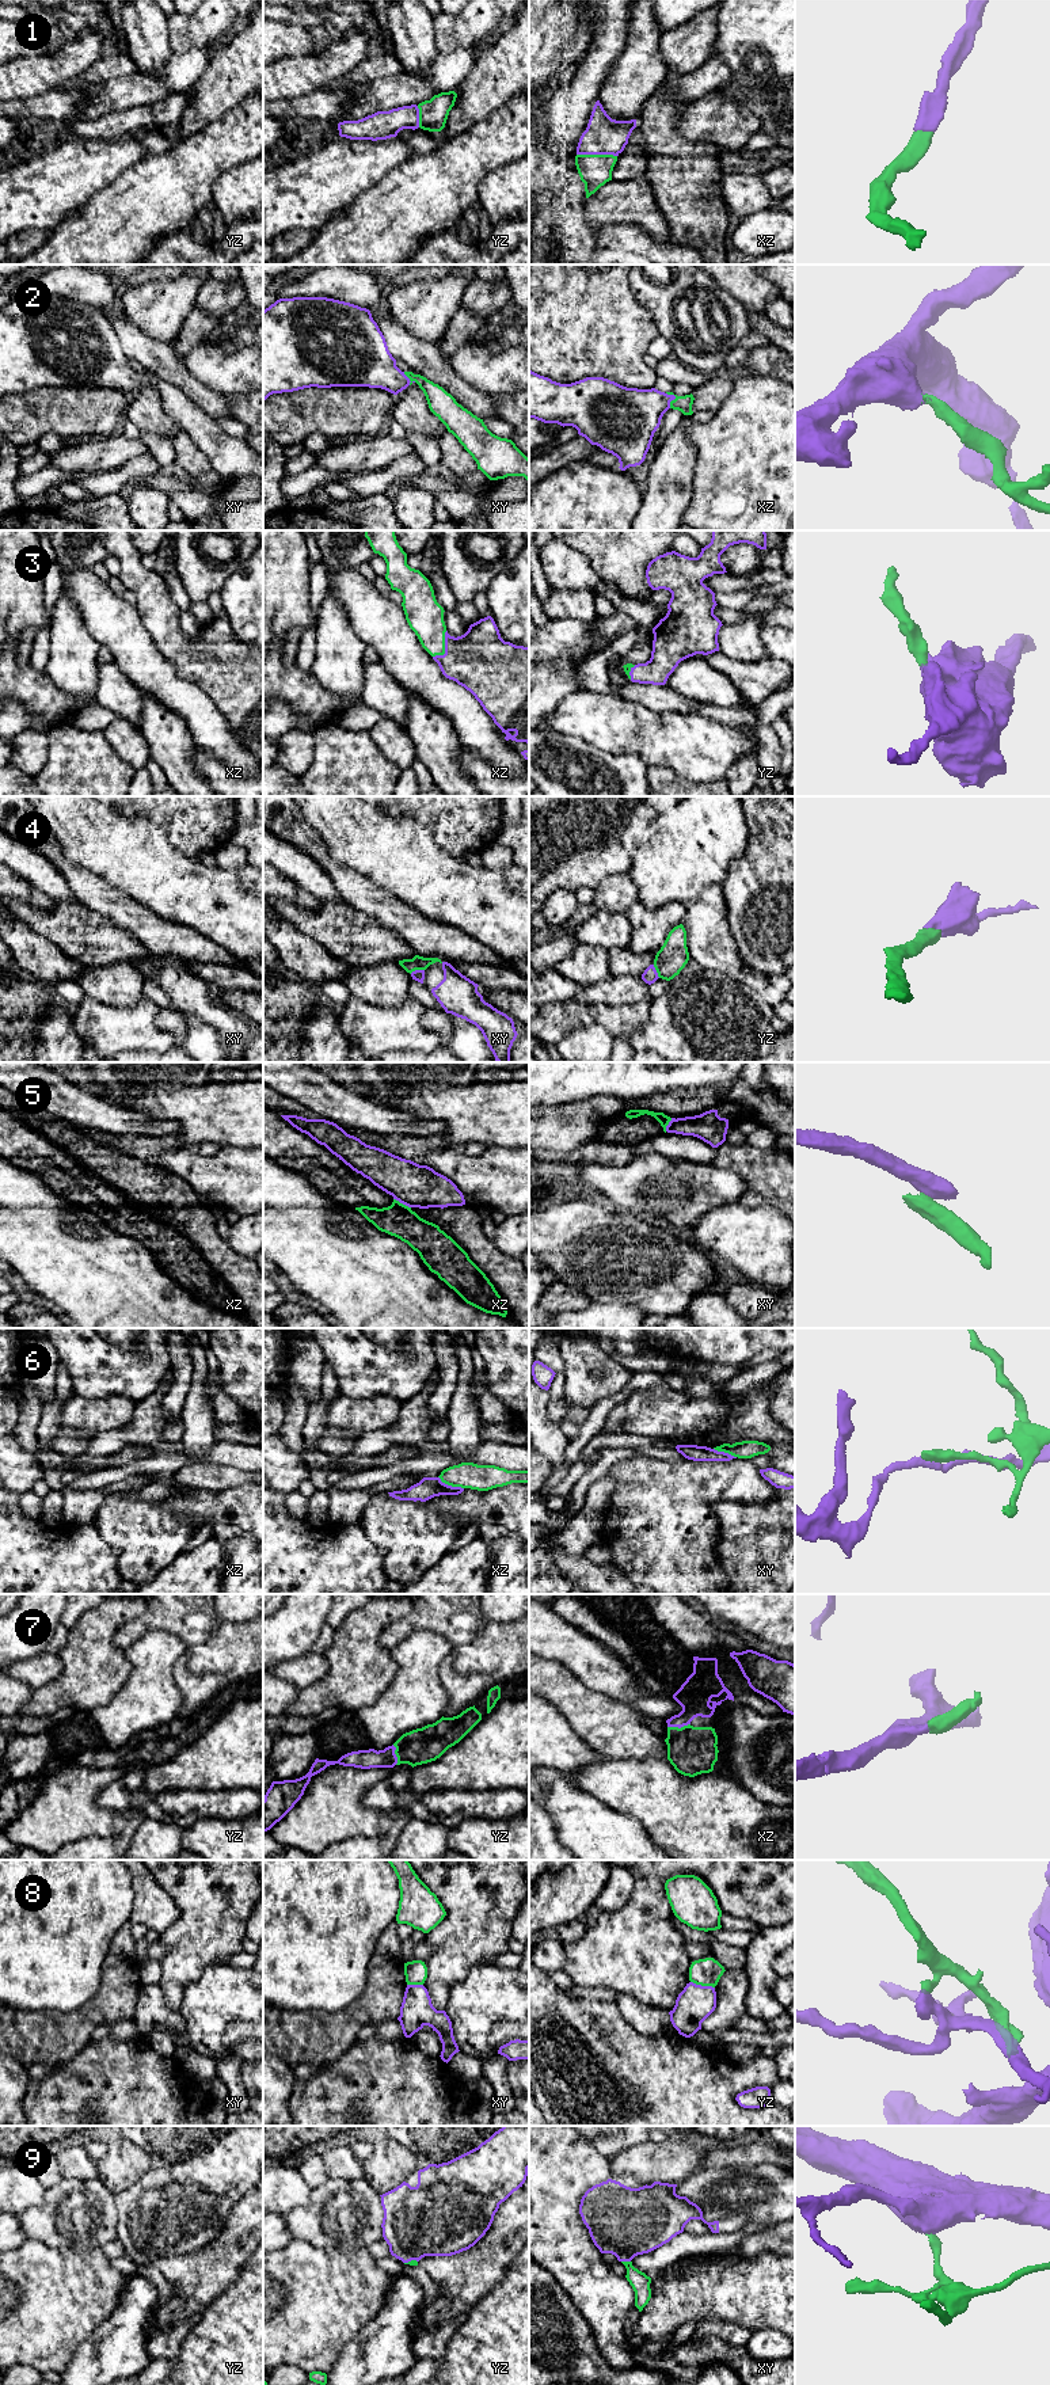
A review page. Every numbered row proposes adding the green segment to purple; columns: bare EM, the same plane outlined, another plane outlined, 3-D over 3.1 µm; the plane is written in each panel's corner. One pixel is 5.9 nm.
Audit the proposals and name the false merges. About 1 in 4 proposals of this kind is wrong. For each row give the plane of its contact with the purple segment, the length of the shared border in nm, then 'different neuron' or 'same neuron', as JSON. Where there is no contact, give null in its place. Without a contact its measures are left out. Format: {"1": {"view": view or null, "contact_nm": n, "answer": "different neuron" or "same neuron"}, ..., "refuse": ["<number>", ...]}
{"1": {"view": "xz", "contact_nm": 240, "answer": "same neuron"}, "2": {"view": "xz", "contact_nm": 100, "answer": "same neuron"}, "3": {"view": "xz", "contact_nm": 180, "answer": "same neuron"}, "4": {"view": "xy", "contact_nm": 90, "answer": "same neuron"}, "5": {"view": "xz", "contact_nm": 120, "answer": "different neuron"}, "6": {"view": "xz", "contact_nm": 170, "answer": "different neuron"}, "7": {"view": "xz", "contact_nm": 140, "answer": "same neuron"}, "8": {"view": "yz", "contact_nm": 150, "answer": "different neuron"}, "9": {"view": "xy", "contact_nm": 60, "answer": "same neuron"}, "refuse": ["5", "6", "8"]}

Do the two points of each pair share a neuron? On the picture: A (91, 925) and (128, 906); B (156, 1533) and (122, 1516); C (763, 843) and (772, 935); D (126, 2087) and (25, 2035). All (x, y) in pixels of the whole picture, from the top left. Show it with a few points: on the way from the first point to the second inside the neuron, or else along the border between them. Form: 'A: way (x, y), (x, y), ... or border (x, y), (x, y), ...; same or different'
A: border (79, 900), (133, 935); different
B: way (148, 1529), (139, 1529), (130, 1524); same
C: way (772, 866), (772, 912); same
D: border (91, 2042), (69, 2060), (54, 2065); different

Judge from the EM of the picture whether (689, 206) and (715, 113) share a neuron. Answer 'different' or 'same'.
different

